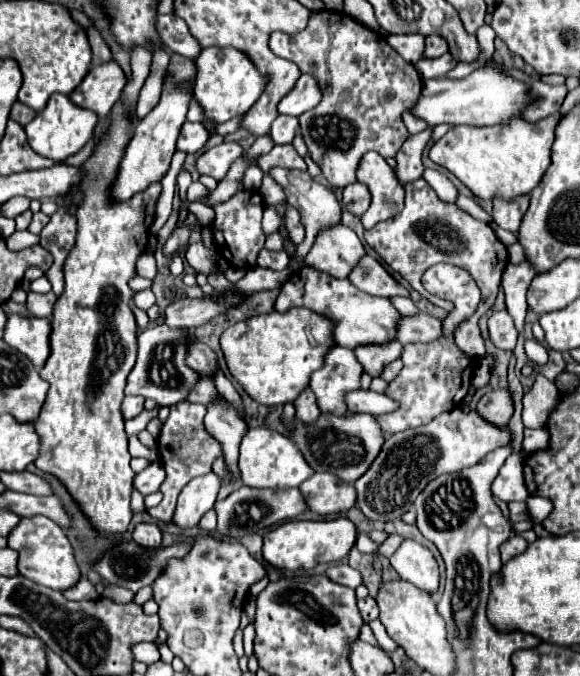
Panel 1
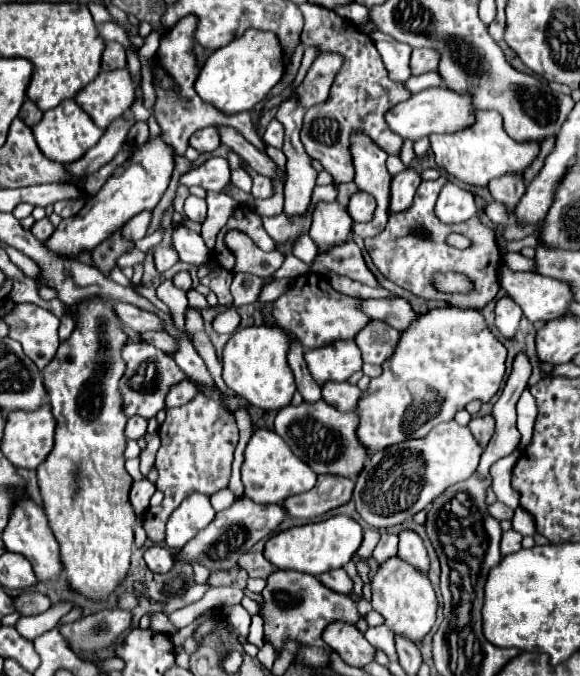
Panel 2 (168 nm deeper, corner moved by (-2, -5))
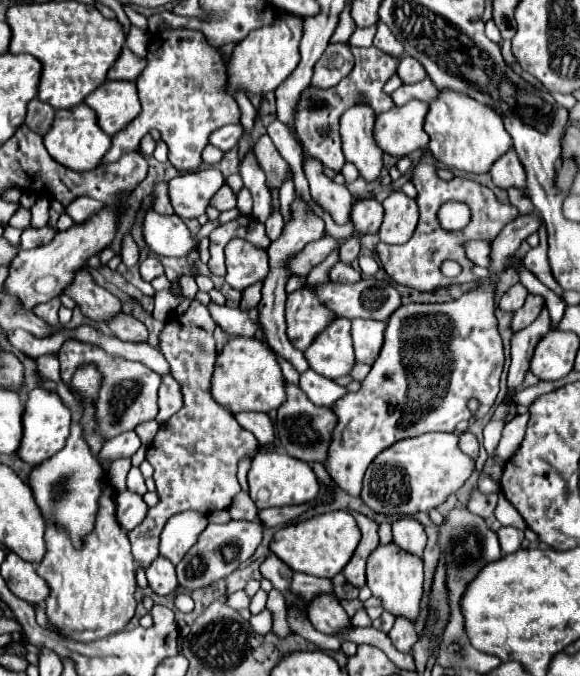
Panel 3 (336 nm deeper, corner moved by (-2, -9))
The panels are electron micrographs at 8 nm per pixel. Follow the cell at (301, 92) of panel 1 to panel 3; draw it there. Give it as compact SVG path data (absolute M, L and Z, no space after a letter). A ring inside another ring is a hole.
M347 43L329 45L323 57L315 63L311 87L329 89L335 87L343 77L347 77L353 69L353 55Z

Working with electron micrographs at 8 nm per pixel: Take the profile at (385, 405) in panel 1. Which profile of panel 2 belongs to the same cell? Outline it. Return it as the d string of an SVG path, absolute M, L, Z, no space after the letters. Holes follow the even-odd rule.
M327 381L327 385L321 385L321 395L323 395L323 401L327 401L331 407L339 411L351 411L357 407L361 391L351 383Z

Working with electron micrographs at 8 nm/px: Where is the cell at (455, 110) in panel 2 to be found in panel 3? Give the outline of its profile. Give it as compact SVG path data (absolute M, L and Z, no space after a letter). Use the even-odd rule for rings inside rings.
M409 101L403 107L393 107L377 117L375 121L375 141L377 145L395 157L405 157L413 151L425 149L429 145L429 135L425 133L425 117L429 113L429 103Z

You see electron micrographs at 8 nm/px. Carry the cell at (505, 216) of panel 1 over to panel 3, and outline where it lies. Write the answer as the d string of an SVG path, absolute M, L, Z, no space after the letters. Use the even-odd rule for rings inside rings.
M515 151L503 155L501 161L497 161L491 167L491 177L493 177L493 183L505 191L511 187L525 189L525 169L517 159Z

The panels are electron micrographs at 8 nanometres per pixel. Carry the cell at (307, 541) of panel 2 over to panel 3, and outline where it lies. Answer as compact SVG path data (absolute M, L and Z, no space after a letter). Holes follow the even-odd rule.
M331 511L279 529L269 549L293 571L315 575L315 577L335 577L349 563L359 541L361 541L361 533L353 515L347 511Z

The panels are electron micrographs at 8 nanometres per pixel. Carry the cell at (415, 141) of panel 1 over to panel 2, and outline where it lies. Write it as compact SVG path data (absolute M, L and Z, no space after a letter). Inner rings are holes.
M405 169L403 173L393 177L391 193L389 193L389 215L403 213L405 209L411 207L411 201L419 183L421 183L421 177L413 169Z

